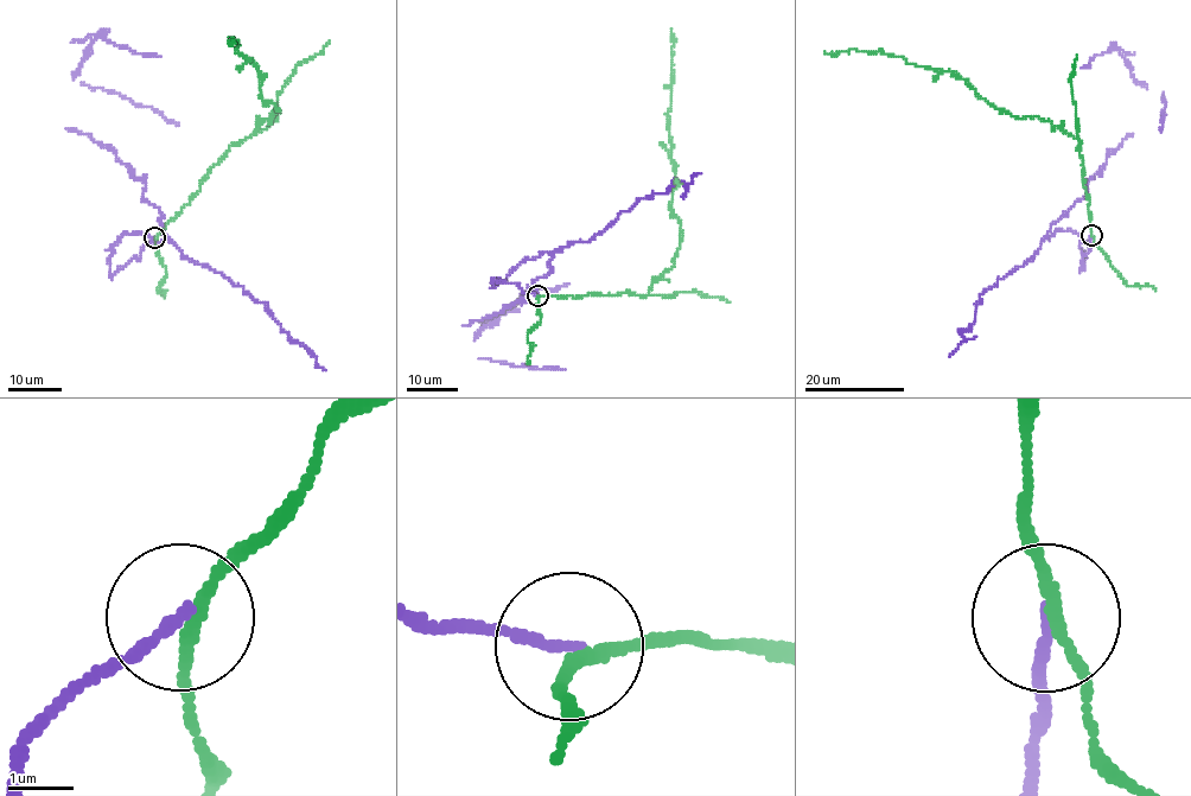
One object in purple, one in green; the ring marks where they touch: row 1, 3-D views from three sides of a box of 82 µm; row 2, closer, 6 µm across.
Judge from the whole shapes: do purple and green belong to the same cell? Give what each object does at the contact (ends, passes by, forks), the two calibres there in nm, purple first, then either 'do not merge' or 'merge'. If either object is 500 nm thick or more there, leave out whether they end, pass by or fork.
purple ends | green passes by | 180/180 nm | do not merge

